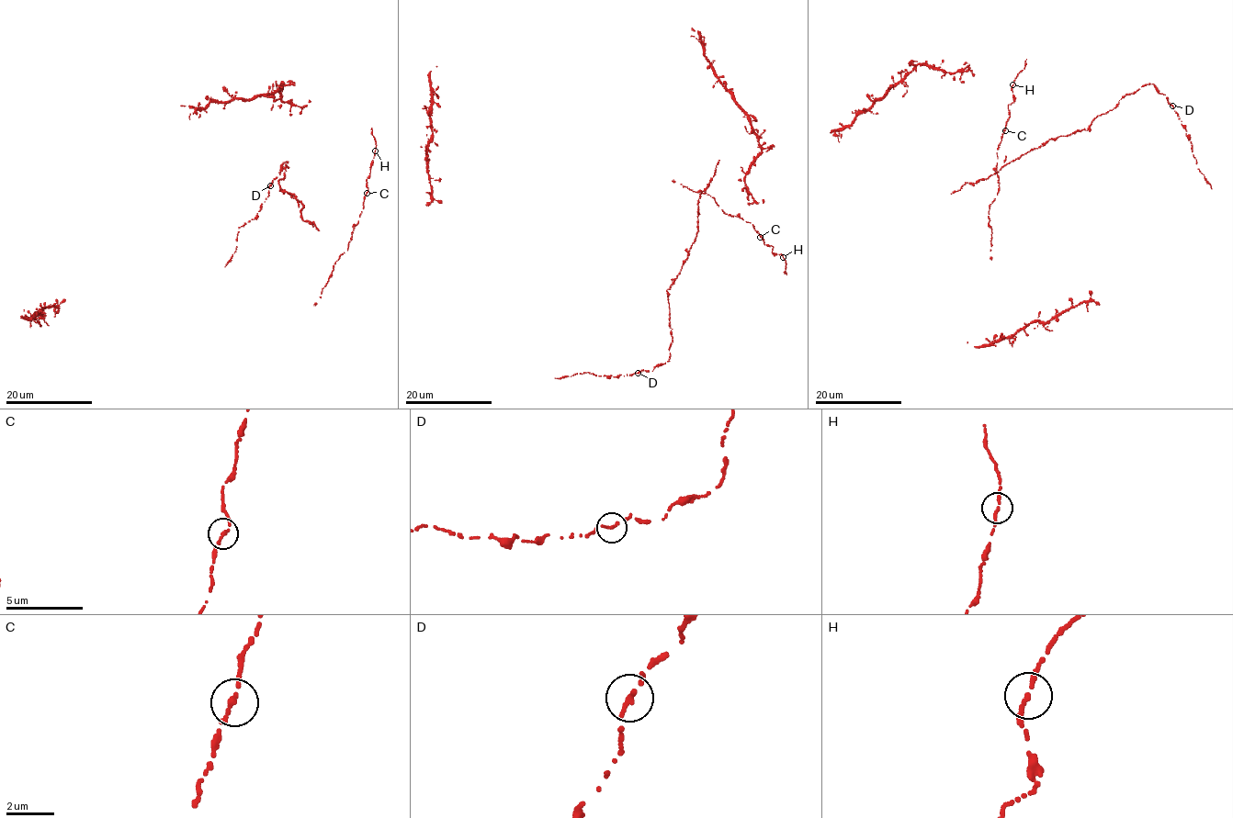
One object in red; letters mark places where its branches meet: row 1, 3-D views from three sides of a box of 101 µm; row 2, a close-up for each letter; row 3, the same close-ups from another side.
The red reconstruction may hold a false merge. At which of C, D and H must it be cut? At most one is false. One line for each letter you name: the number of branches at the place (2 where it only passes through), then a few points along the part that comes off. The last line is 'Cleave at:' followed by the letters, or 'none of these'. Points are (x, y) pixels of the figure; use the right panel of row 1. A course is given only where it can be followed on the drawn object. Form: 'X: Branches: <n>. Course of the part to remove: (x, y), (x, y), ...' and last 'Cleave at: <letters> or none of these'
Cleave at: none of these

